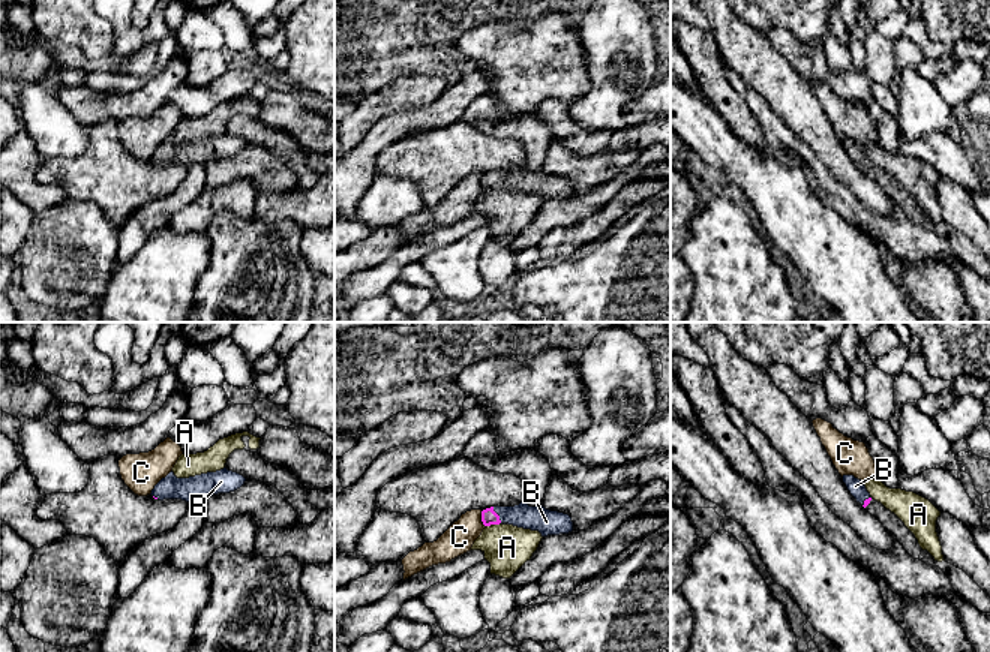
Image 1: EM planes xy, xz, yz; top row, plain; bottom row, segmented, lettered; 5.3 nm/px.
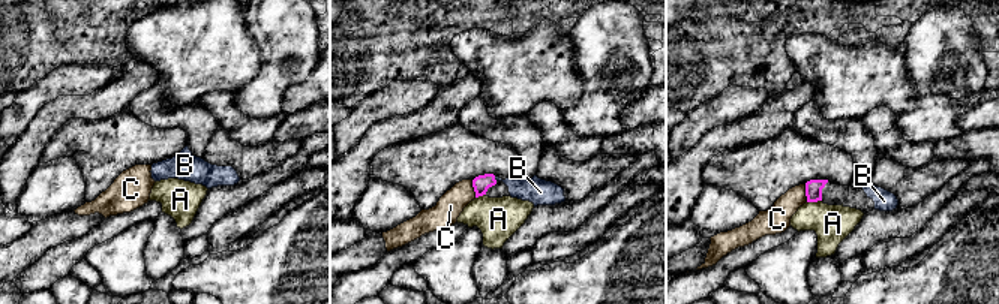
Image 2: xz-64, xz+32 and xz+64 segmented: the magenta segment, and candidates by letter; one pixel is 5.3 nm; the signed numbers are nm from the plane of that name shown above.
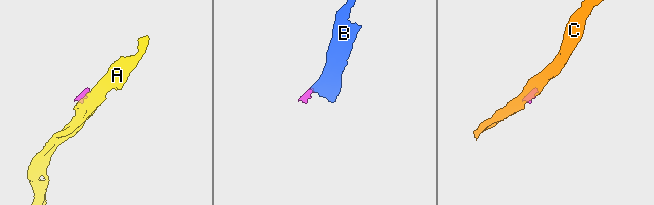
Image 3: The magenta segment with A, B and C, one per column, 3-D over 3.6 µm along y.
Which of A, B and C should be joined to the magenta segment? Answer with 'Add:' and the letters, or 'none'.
Add: B

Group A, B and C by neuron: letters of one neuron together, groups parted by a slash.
A / B / C

